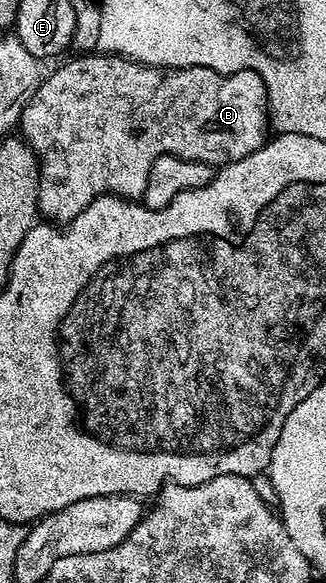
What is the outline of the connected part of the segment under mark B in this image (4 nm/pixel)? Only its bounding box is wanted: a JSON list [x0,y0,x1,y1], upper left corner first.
[20,51,271,222]

